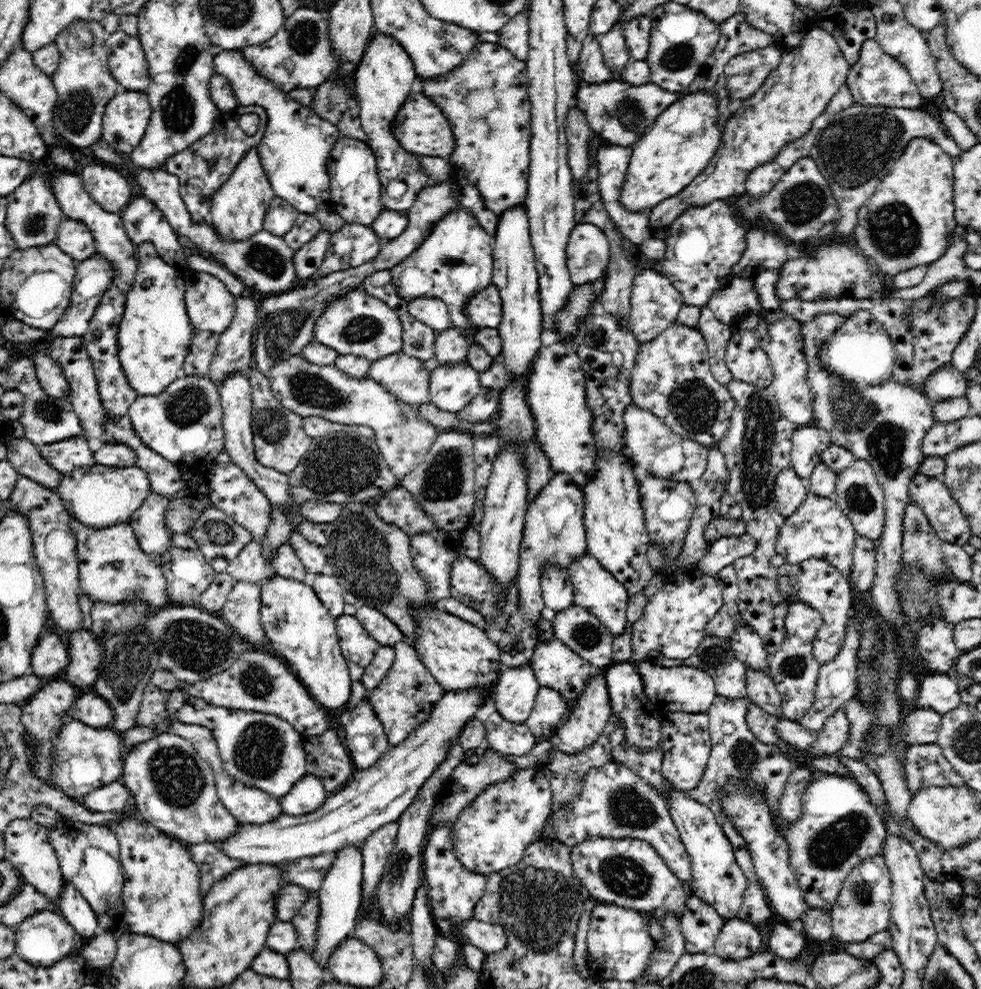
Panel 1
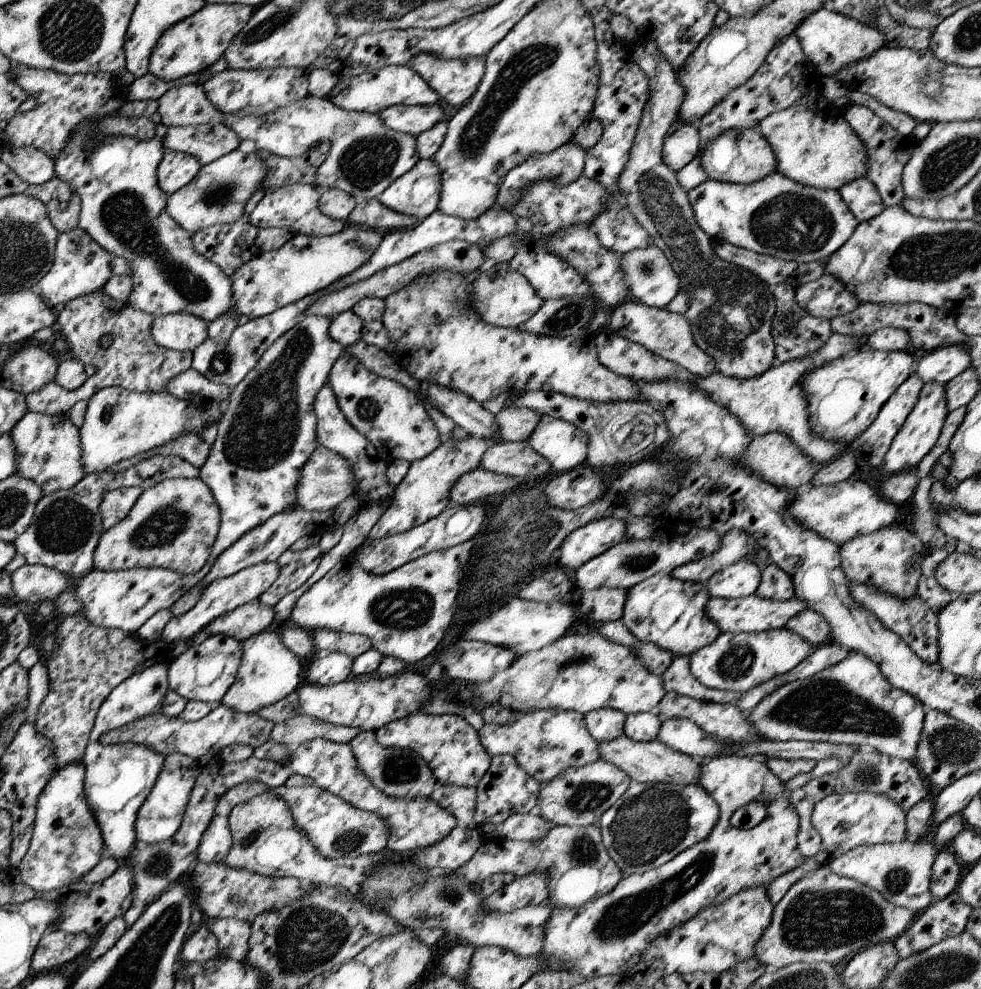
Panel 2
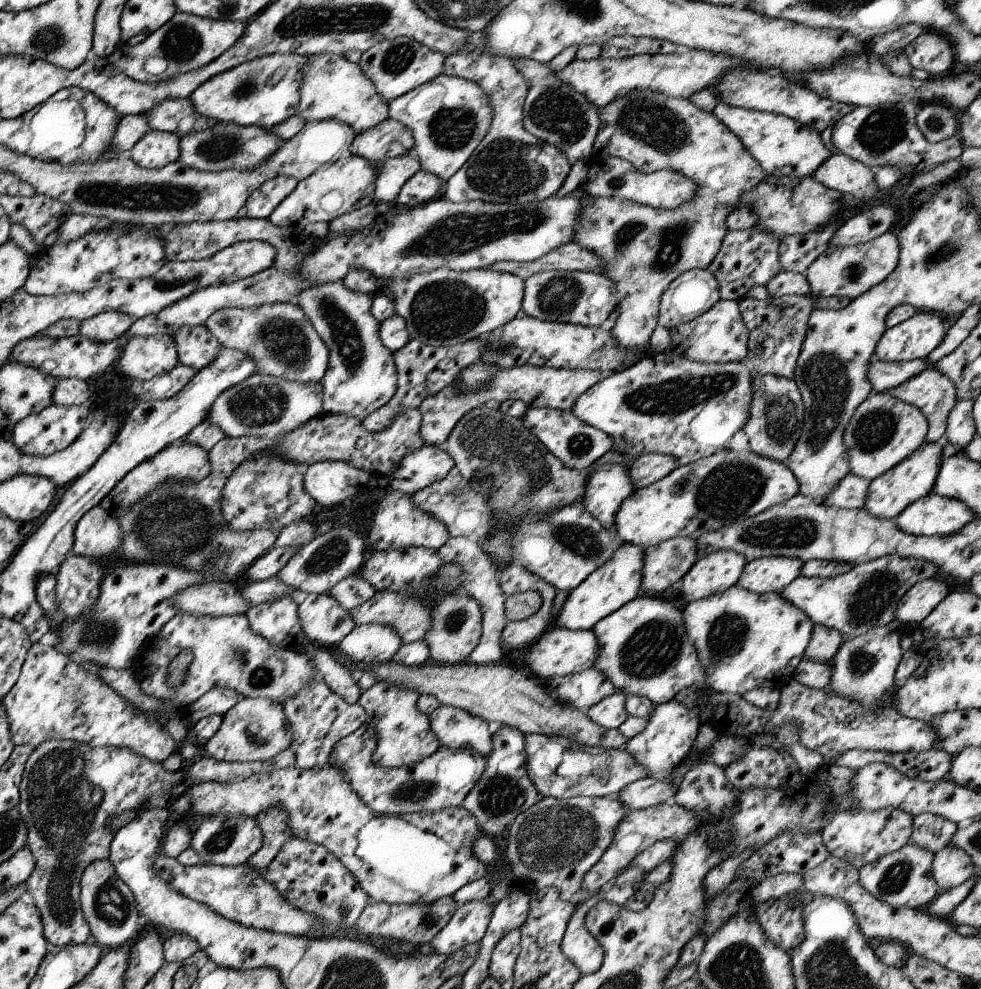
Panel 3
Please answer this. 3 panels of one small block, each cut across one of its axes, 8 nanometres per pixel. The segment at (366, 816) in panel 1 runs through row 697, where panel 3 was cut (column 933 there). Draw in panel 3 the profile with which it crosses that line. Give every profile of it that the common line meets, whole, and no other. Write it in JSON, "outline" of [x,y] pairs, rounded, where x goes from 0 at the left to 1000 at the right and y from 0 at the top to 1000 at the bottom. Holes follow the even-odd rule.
{"outline":[[[944,445],[936,455],[932,455],[932,459],[924,461],[924,465],[919,465],[905,477],[888,485],[880,514],[883,514],[889,522],[895,522],[899,526],[910,526],[915,520],[919,520],[919,516],[926,514],[930,508],[946,502],[952,493],[958,469],[960,469],[960,455],[962,455],[961,446]]]}

